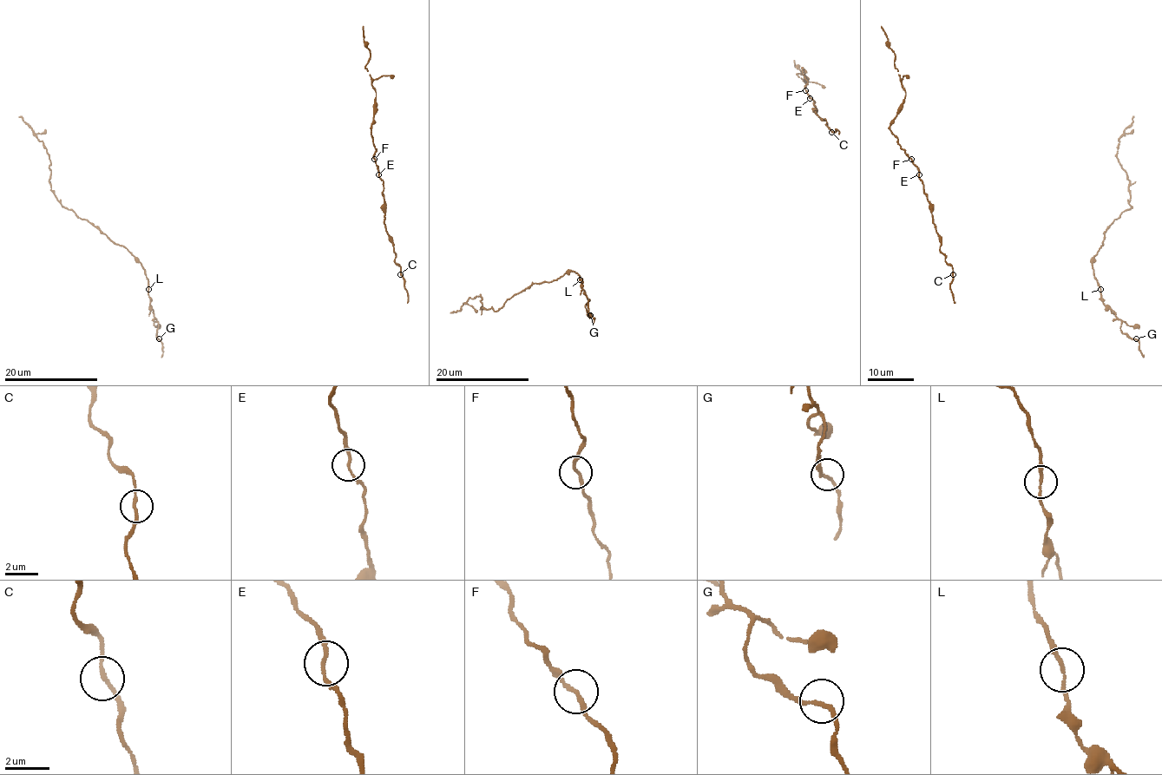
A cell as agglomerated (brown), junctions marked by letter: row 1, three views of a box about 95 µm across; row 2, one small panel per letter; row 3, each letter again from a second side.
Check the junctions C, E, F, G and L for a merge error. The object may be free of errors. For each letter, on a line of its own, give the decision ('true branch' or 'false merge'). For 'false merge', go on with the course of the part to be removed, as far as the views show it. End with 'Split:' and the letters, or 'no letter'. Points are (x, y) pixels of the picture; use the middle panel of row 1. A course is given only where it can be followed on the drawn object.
C: true branch
E: true branch
F: true branch
G: true branch
L: true branch
Split: no letter

